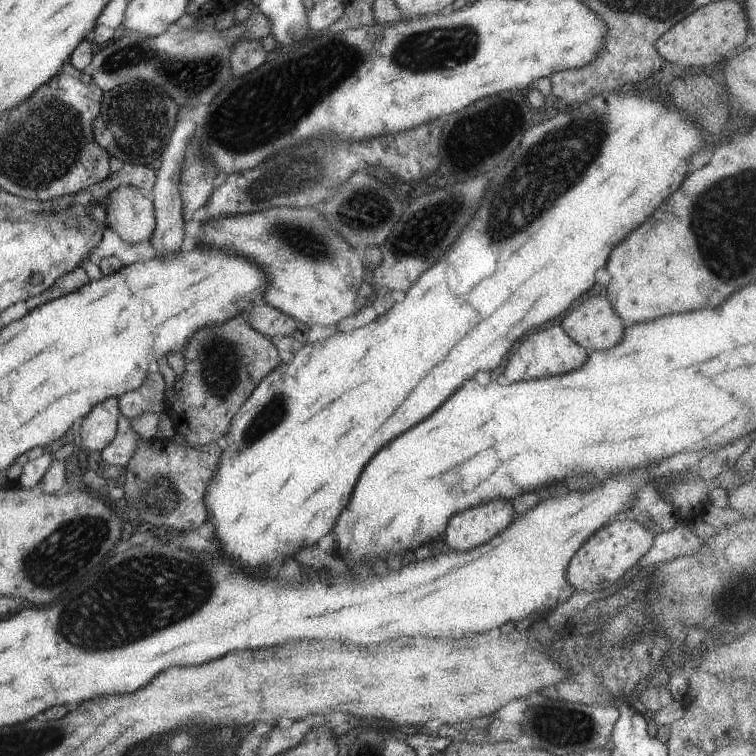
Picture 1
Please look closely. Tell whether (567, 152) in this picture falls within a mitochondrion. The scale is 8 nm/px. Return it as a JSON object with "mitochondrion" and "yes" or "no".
{"mitochondrion":"yes"}

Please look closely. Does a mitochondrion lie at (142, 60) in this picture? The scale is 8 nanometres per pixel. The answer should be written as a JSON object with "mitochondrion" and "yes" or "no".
{"mitochondrion":"yes"}

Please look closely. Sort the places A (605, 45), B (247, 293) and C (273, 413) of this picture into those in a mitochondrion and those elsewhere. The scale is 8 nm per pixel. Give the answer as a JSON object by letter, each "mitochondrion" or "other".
{"A":"other","B":"other","C":"mitochondrion"}

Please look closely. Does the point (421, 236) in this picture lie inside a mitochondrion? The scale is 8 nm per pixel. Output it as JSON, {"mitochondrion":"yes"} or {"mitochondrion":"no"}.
{"mitochondrion":"yes"}

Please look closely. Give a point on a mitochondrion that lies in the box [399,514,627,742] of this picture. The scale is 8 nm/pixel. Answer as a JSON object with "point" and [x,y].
{"point":[574,723]}

